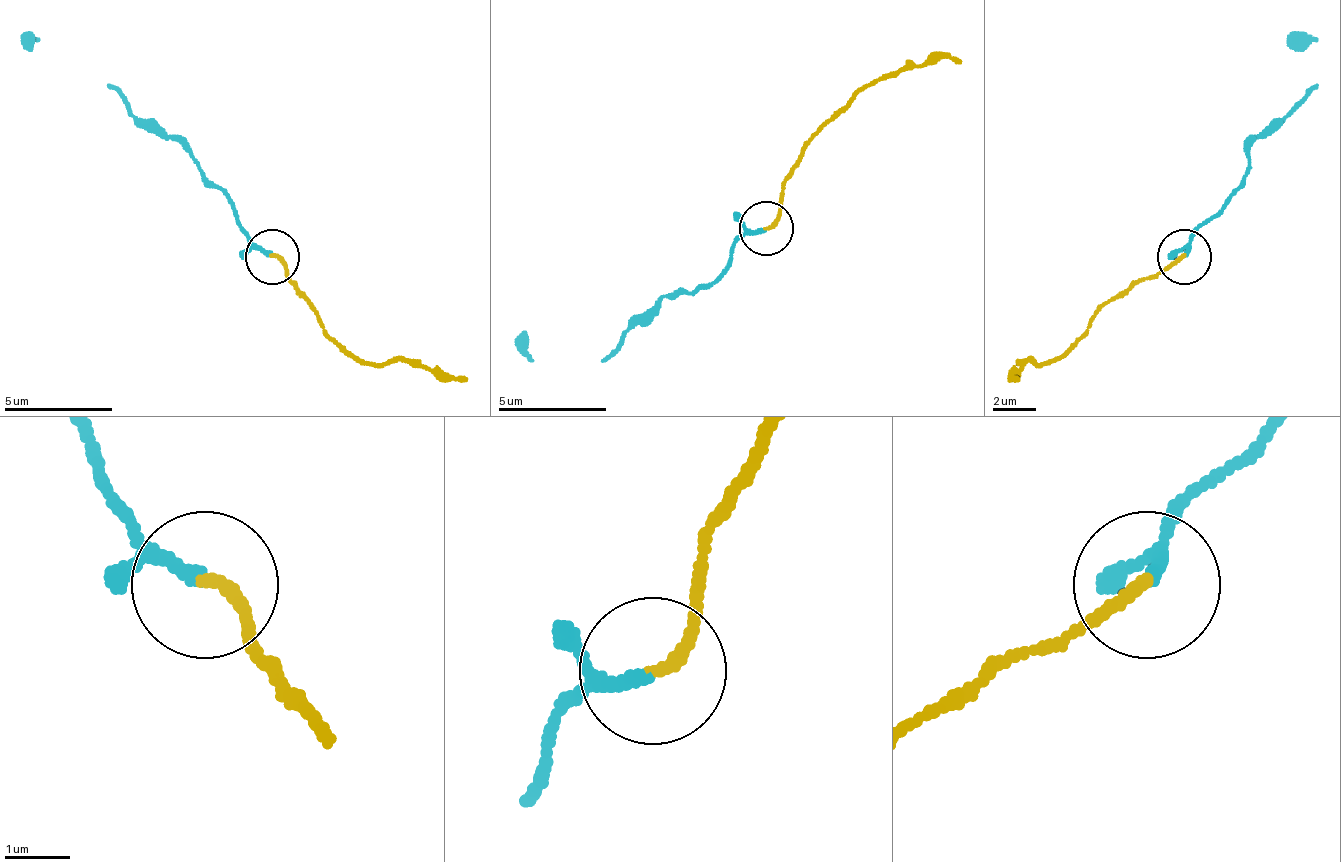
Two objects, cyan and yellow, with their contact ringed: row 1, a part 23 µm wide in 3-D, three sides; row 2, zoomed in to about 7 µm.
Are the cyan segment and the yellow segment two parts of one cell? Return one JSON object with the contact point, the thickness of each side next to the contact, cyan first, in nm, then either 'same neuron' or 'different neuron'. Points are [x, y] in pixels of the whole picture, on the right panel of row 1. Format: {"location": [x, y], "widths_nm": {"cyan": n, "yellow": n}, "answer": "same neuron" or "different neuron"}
{"location": [1184, 257], "widths_nm": {"cyan": 160, "yellow": 190}, "answer": "same neuron"}

